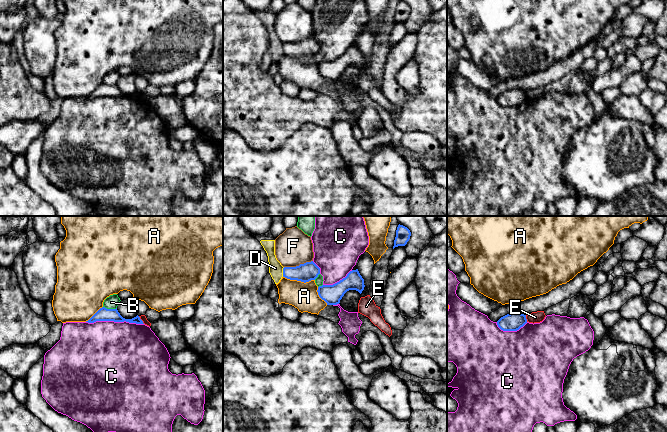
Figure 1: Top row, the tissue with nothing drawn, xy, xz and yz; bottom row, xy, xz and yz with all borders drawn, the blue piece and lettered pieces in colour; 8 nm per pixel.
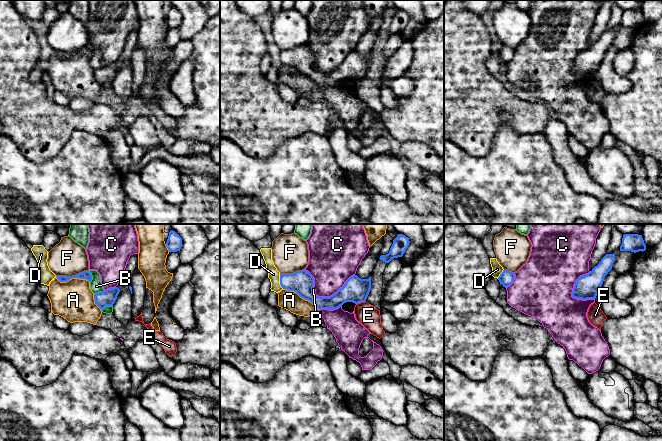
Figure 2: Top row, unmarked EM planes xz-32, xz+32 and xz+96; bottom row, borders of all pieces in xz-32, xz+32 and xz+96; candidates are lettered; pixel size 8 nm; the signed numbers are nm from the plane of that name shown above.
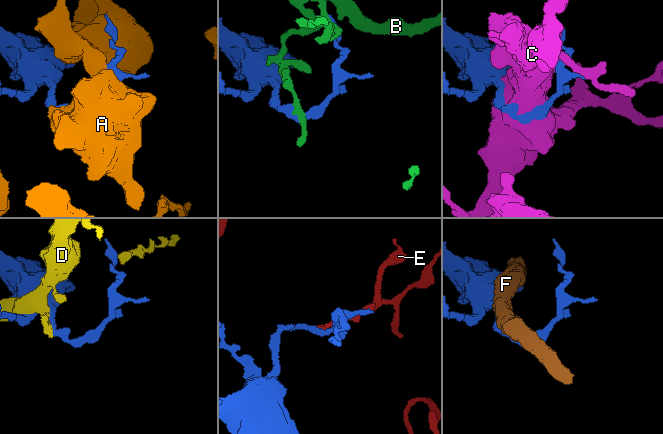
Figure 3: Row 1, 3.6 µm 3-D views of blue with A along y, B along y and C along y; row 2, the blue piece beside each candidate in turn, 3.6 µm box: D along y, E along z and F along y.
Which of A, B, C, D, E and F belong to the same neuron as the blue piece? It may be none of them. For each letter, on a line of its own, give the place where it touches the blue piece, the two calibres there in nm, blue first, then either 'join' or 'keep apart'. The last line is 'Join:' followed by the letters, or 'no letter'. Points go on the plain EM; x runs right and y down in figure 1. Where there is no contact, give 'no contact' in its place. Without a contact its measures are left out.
A: meets blue in xz at (299, 56); 150 nm thick on the blue side, 220 nm on the other; keep apart
B: meets blue in xy at (110, 85); 110 nm thick on the blue side, 110 nm on the other; keep apart
C: meets blue in xy at (115, 97); 110 nm thick on the blue side, 500 nm on the other; keep apart
D: meets blue in xz at (283, 48); 150 nm thick on the blue side, 110 nm on the other; keep apart
E: meets blue in xy at (141, 96); 100 nm thick on the blue side, 50 nm on the other; keep apart
F: meets blue in xz at (299, 41); 150 nm thick on the blue side, 300 nm on the other; keep apart
Join: no letter

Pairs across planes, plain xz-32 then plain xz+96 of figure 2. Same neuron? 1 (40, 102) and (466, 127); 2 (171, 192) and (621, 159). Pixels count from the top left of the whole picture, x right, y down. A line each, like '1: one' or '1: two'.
1: one
2: one

